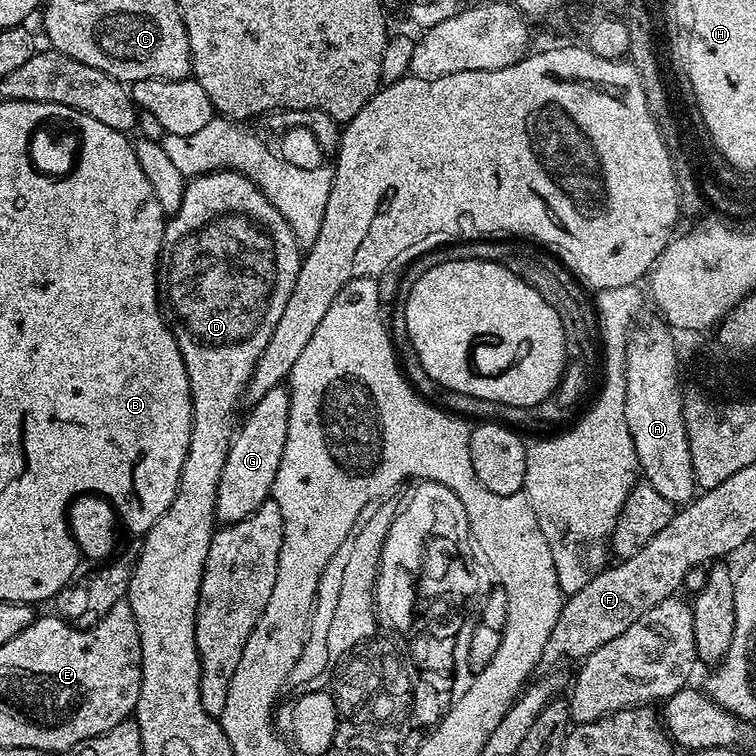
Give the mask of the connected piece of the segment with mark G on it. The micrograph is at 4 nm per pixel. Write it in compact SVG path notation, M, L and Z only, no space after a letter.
M281 386L266 390L260 401L247 409L248 417L245 420L243 417L233 435L226 454L226 466L222 466L222 478L218 480L216 518L221 525L233 524L254 514L262 502L270 499L274 474L278 474L278 462L282 462L282 454L286 450L291 401L288 388Z

